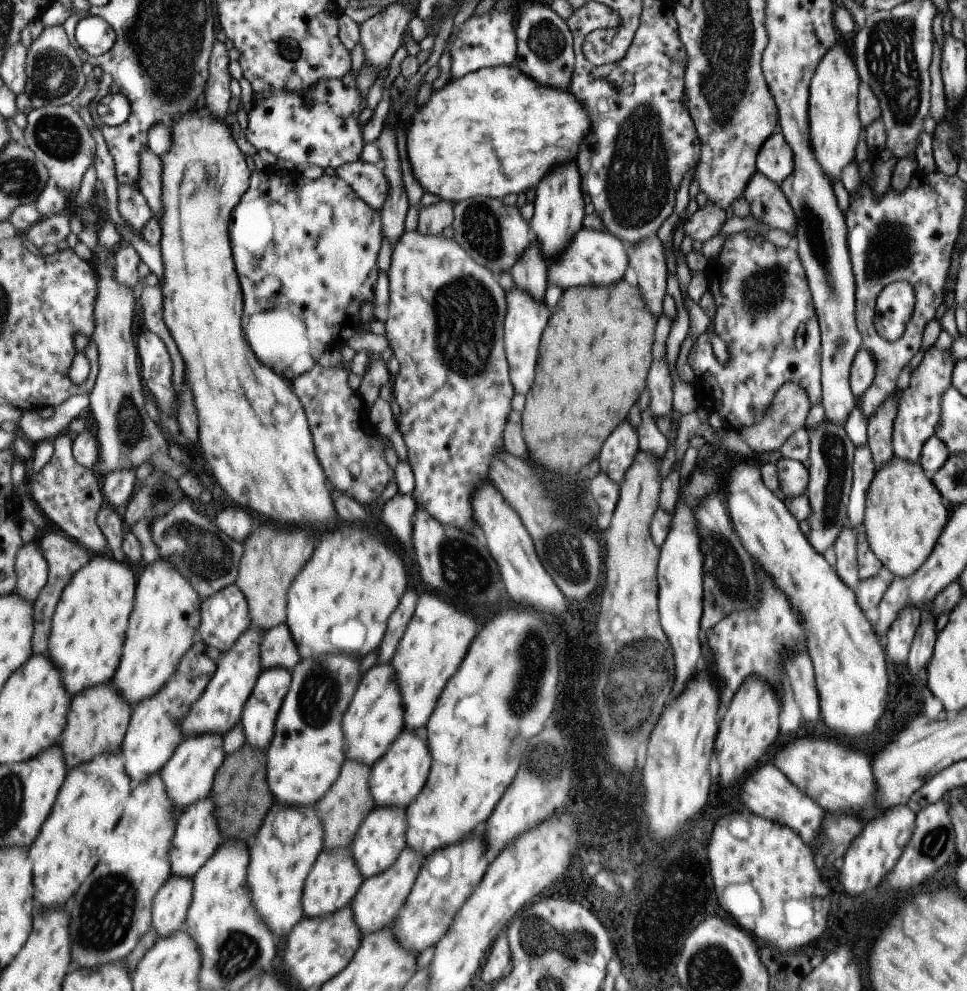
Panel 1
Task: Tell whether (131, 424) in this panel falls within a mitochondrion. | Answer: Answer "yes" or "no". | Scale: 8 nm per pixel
yes

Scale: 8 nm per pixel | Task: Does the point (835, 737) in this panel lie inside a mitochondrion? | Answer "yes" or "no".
no

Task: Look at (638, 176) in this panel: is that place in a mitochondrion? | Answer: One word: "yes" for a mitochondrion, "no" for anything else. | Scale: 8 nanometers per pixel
yes

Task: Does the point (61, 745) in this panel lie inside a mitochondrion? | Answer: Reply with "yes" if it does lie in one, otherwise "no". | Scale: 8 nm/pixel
no

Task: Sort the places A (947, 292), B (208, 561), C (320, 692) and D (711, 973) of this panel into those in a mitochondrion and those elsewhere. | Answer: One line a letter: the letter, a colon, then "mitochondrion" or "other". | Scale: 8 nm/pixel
A: other
B: mitochondrion
C: mitochondrion
D: mitochondrion

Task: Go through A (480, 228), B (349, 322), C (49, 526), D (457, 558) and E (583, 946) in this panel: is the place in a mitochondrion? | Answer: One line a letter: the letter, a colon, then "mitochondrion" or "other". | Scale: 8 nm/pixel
A: mitochondrion
B: other
C: other
D: mitochondrion
E: mitochondrion

